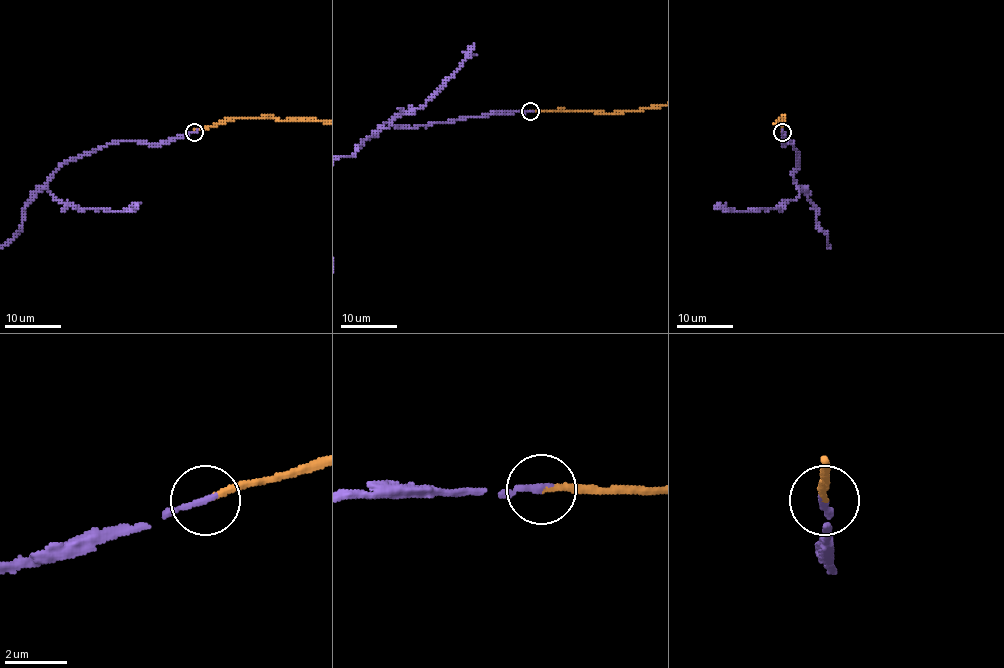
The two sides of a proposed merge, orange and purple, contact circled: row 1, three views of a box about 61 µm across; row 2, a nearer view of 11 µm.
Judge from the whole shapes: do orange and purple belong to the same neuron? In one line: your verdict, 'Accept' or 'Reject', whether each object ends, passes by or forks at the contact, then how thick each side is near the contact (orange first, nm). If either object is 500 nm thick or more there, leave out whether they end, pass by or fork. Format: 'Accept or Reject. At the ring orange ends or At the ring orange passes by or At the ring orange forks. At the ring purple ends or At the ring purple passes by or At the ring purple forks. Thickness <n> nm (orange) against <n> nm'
Accept. At the ring orange ends. At the ring purple ends. Thickness 190 nm (orange) against 220 nm

